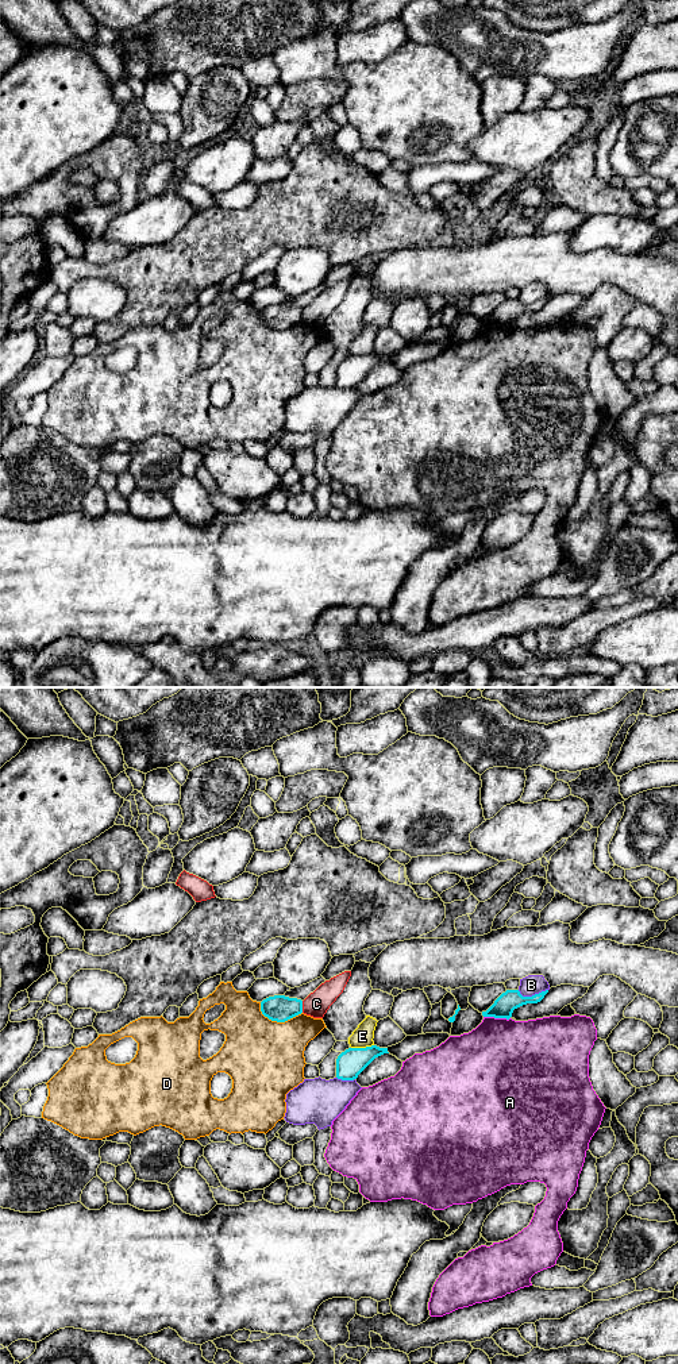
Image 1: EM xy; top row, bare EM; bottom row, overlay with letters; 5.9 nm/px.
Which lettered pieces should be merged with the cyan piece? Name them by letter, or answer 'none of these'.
none of these

